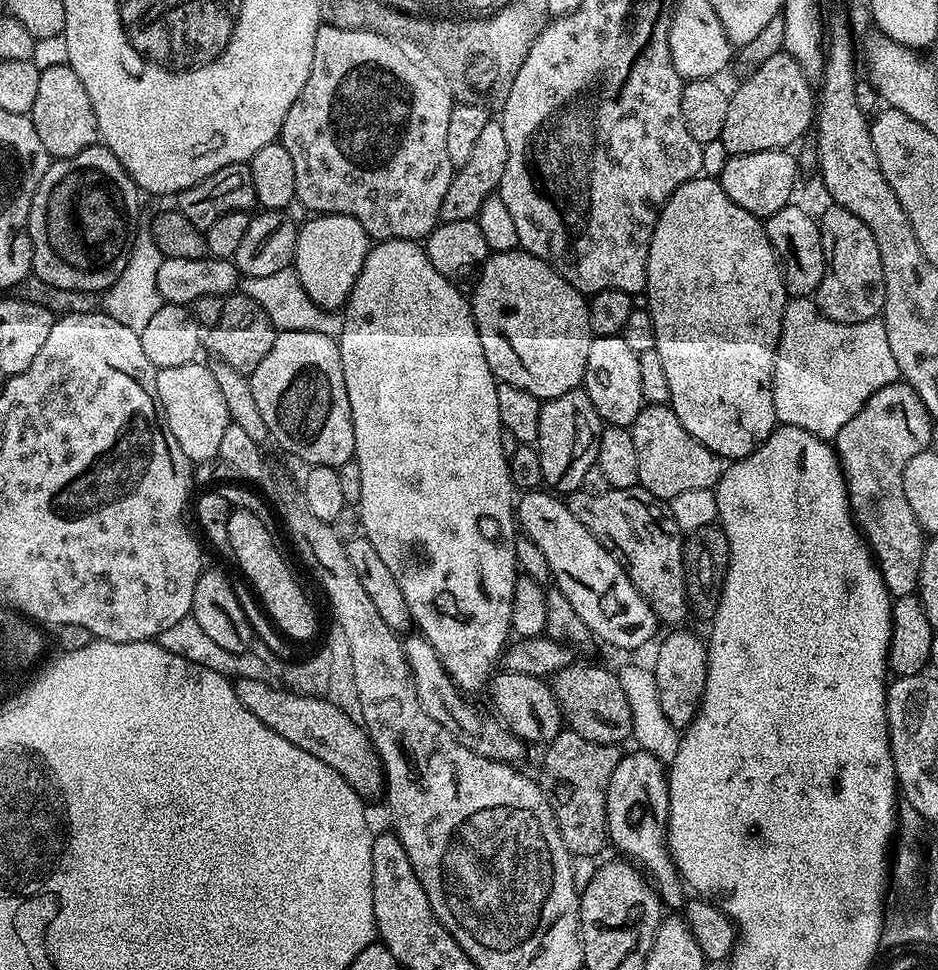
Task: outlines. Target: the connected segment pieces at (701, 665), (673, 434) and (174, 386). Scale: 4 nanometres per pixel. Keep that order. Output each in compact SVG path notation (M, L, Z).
M684 630L669 631L672 633L661 642L660 649L656 652L654 671L657 678L659 705L674 727L683 730L698 714L704 697L708 674L708 646L694 633L680 631Z
M645 404L640 409L638 418L634 418L630 431L634 438L634 454L638 454L639 487L645 488L657 500L671 502L686 490L715 489L717 482L722 478L725 461L714 455L706 446L702 446L698 438L689 434L686 426L678 422L678 414L674 414L674 410L668 404Z
M193 362L186 365L161 368L156 373L160 408L174 434L174 442L182 446L182 454L190 462L205 464L219 457L222 434L229 424L225 399L219 390L214 374L207 363Z

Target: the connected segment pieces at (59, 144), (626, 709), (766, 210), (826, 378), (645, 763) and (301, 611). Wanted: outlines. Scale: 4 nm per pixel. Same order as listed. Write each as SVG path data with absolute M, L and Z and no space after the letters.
M68 63L40 69L38 94L34 97L30 115L34 130L38 130L38 138L42 138L42 146L46 146L49 157L73 156L97 143L98 118L94 118L90 94L86 94L86 86L82 86L78 74L74 74Z
M573 662L562 670L558 670L550 678L550 683L554 694L560 703L560 709L564 715L565 725L571 731L582 734L590 742L599 744L623 745L623 740L632 736L632 720L630 704L626 700L626 693L622 690L622 682L619 680L615 671L603 668L600 664L579 664Z
M775 148L774 150L758 150L754 154L728 156L721 166L718 179L722 190L742 210L750 210L750 214L767 218L778 214L787 204L793 203L792 191L796 188L796 160L791 151Z
M791 297L783 312L778 350L772 375L772 405L780 424L796 425L822 440L832 440L882 386L901 377L883 319L860 323L836 323L822 316L811 297Z
M643 750L621 755L614 774L608 779L606 790L606 818L611 847L616 847L621 857L639 866L653 881L663 903L669 909L683 909L686 903L686 885L678 878L678 869L668 848L668 819L670 794L666 764Z
M240 508L232 511L230 523L226 527L230 533L231 559L236 559L239 574L251 585L256 599L263 605L272 624L292 642L310 639L316 632L316 612L312 609L307 594L300 589L295 574L288 569L288 564L272 537L273 529L264 526L261 518L250 510Z

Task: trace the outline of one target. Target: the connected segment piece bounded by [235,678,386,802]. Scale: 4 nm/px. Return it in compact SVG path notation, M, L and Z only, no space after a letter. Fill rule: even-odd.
M242 678L235 681L238 702L258 718L258 722L266 722L274 734L282 734L286 742L294 742L306 754L314 754L326 766L338 770L346 782L365 801L371 802L376 795L386 788L384 770L376 749L368 739L367 731L355 715L347 716L336 704L331 704L324 696L300 696L289 692L283 686L271 688L268 680L258 678Z

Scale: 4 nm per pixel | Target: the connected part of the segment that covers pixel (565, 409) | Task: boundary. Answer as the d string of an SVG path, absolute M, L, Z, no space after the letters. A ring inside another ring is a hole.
M583 387L558 394L558 398L541 403L538 414L538 438L536 453L542 462L544 484L553 493L571 494L585 487L588 471L593 471L600 445L602 421L594 402L585 394Z

